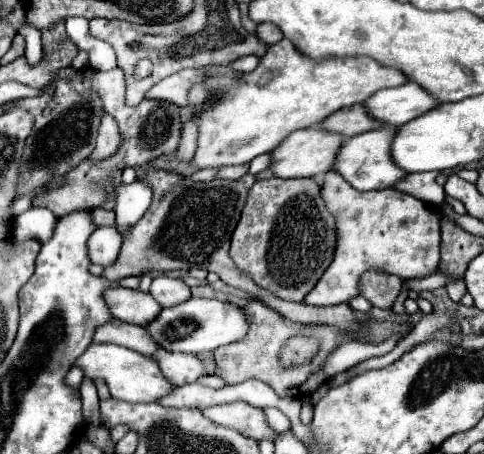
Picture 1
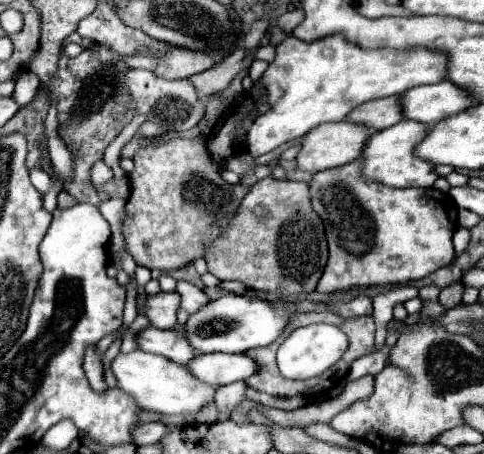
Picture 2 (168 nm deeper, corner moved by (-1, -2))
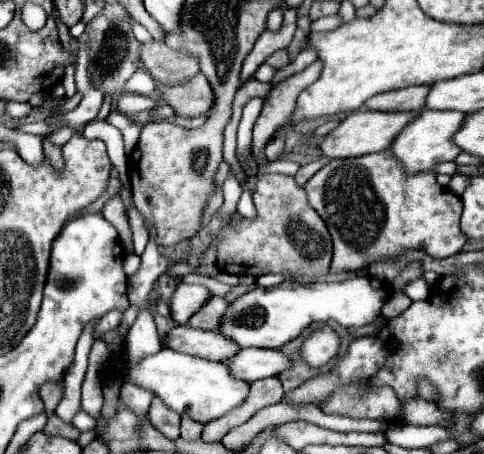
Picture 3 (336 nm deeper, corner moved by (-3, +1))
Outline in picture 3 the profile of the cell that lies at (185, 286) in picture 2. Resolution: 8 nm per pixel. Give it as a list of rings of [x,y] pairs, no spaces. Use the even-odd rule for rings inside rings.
[[[213,296],[195,316],[191,316],[189,326],[199,328],[199,330],[217,330],[221,324],[221,316],[225,316],[227,306],[229,304],[223,298]]]

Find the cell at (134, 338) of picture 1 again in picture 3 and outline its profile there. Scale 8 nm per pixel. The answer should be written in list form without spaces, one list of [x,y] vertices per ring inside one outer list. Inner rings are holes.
[[[175,326],[167,334],[167,346],[177,352],[201,356],[207,360],[229,362],[241,348],[219,332],[205,332],[191,326]]]

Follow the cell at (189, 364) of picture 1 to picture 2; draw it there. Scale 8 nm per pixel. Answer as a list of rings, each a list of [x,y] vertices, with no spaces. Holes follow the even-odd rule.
[[[199,353],[191,363],[187,363],[187,371],[203,383],[211,383],[215,387],[243,381],[257,371],[257,365],[247,355],[229,355],[229,353]]]

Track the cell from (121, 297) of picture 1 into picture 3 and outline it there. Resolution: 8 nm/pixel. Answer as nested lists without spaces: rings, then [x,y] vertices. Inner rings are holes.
[[[181,284],[171,298],[171,318],[177,324],[187,324],[189,316],[193,316],[209,296],[213,294],[201,284]]]

